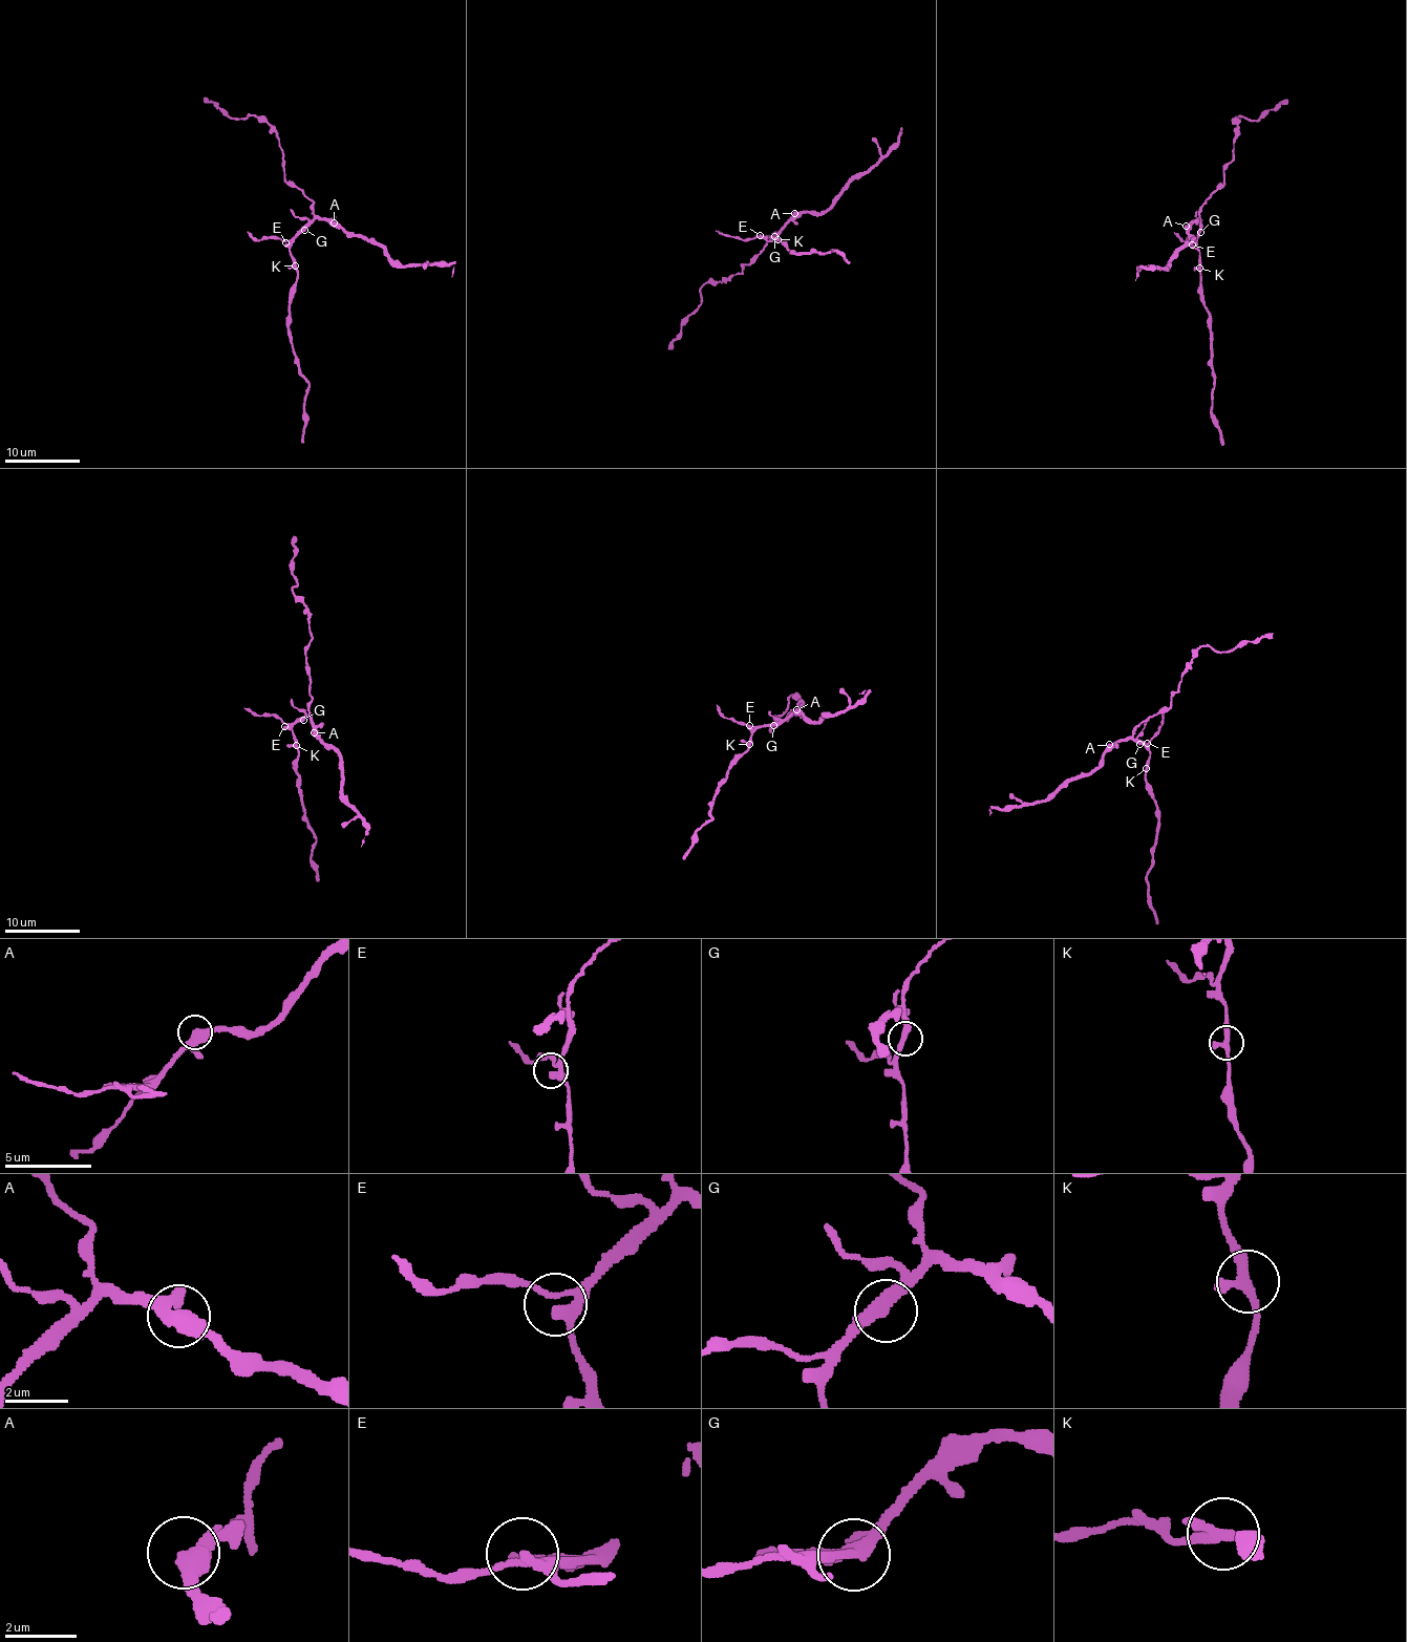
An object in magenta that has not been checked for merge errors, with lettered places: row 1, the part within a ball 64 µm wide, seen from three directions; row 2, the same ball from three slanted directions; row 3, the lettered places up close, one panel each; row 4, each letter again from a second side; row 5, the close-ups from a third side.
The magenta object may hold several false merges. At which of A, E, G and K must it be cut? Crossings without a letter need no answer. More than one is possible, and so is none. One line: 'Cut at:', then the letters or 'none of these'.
Cut at: none of these

